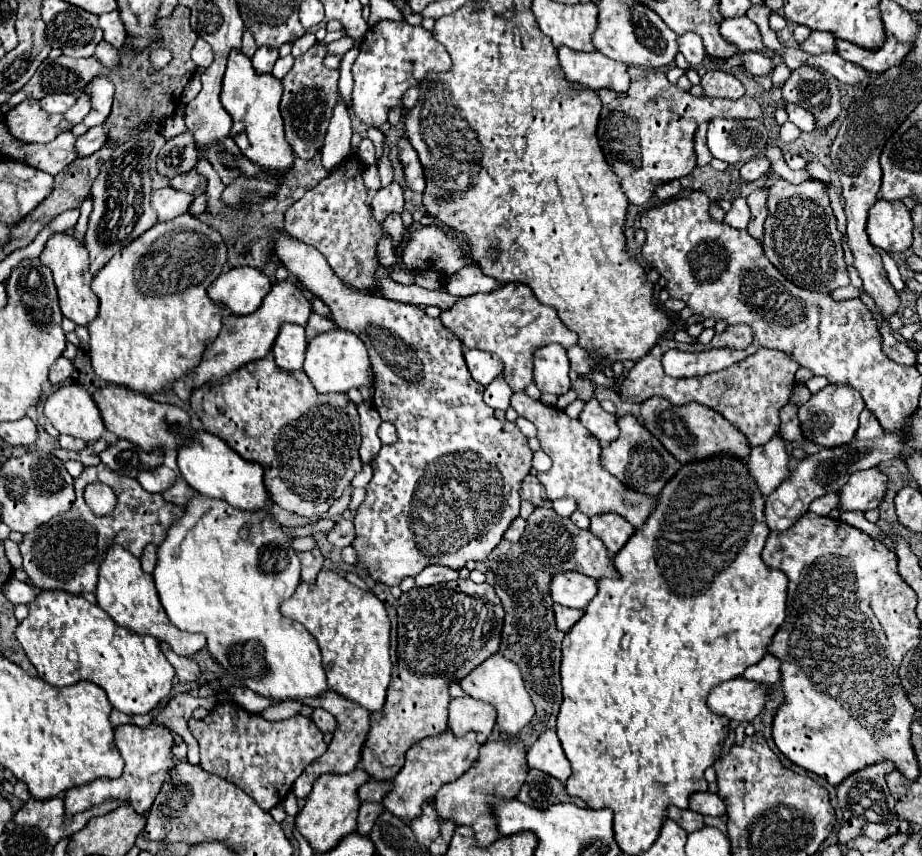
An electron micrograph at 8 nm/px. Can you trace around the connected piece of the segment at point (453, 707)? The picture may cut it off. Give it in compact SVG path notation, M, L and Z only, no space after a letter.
M473 697L453 699L449 705L449 729L461 737L469 731L477 733L477 741L485 743L495 727L495 707Z

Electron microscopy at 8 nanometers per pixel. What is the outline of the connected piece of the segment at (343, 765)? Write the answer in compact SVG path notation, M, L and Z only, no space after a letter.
M335 691L331 693L325 693L323 697L319 697L321 701L321 707L325 711L329 711L335 719L337 719L337 729L335 729L335 737L333 741L329 743L329 749L323 757L319 757L317 761L313 761L301 775L299 779L295 781L293 785L293 795L295 797L307 797L311 793L311 785L313 781L323 775L323 773L347 773L347 771L353 771L357 765L359 765L359 749L363 749L363 741L367 739L367 729L371 727L369 725L369 711L363 709L361 705L355 705L353 701L337 695Z

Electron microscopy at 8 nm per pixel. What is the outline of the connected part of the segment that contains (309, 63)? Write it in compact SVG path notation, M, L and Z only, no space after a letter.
M315 43L305 55L295 59L293 69L281 79L283 89L291 89L291 109L283 109L283 119L285 119L285 135L291 141L293 153L301 159L313 159L315 153L323 147L323 139L329 127L329 119L333 115L333 109L339 101L337 93L337 81L339 81L339 71L327 69L323 65L323 59L327 55L325 43Z

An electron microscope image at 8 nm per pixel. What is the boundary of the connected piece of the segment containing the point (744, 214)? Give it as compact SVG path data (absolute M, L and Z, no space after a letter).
M737 197L737 199L733 201L733 207L725 213L723 223L731 225L731 227L735 227L735 229L745 229L747 223L749 223L749 217L751 217L751 213L749 213L747 201L745 201L743 197Z

